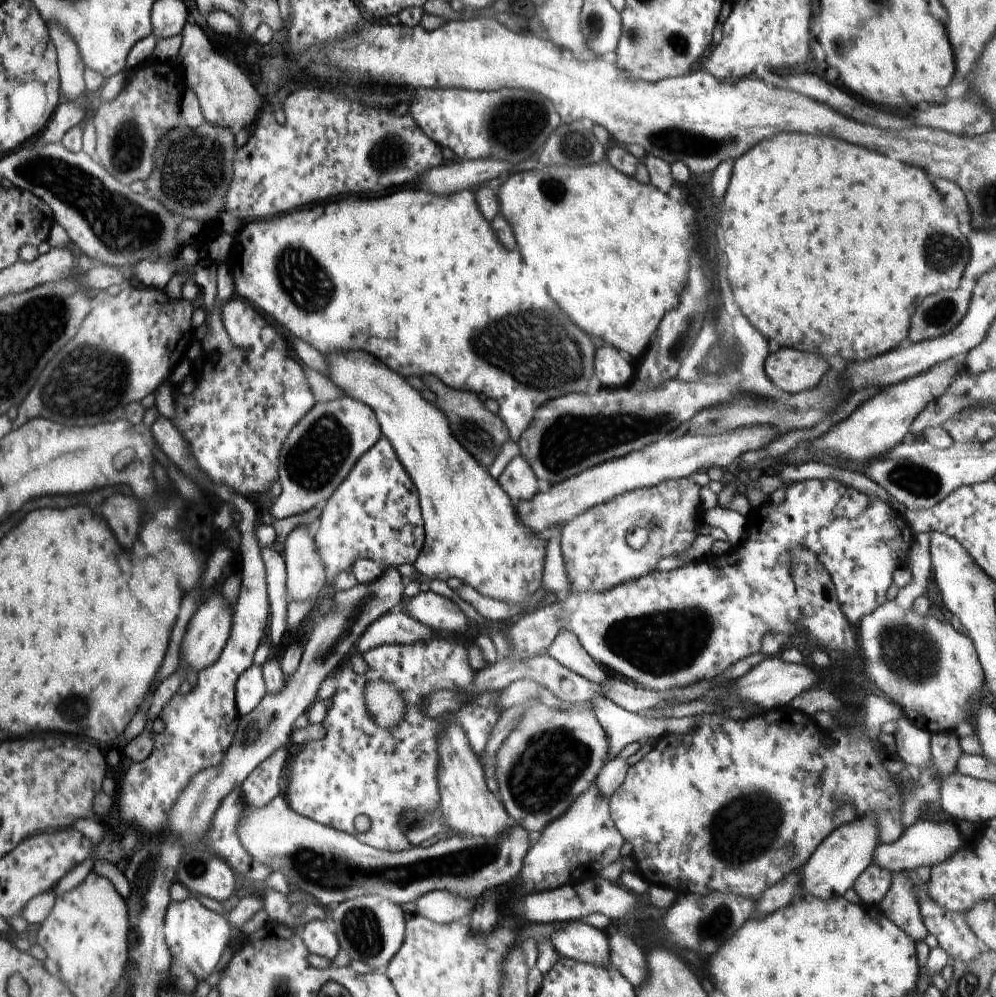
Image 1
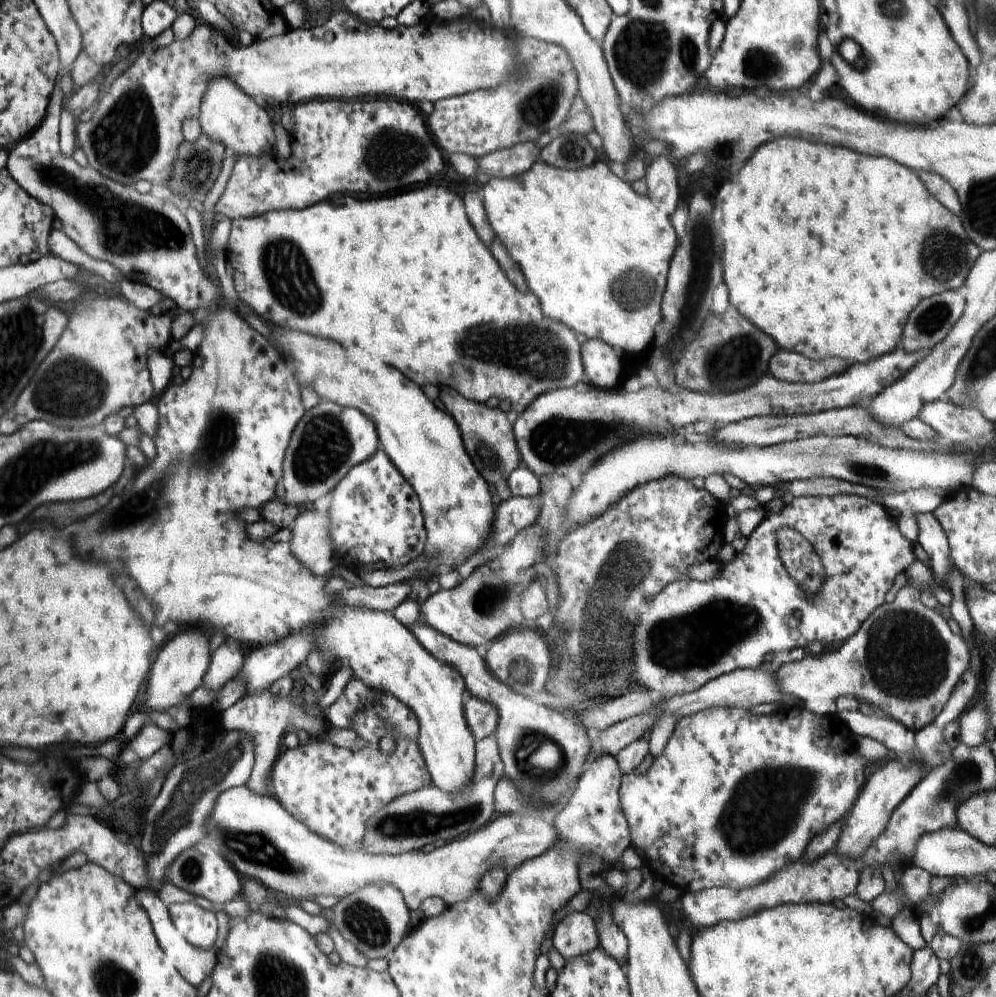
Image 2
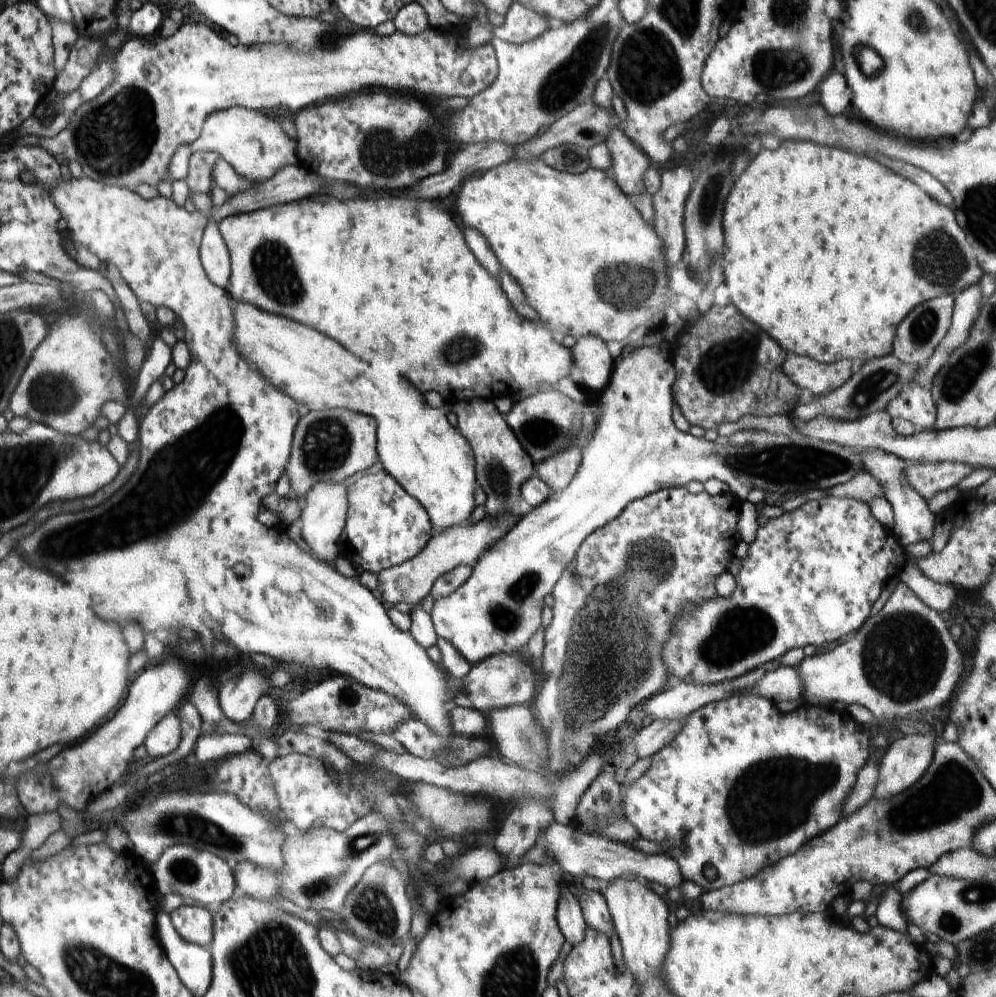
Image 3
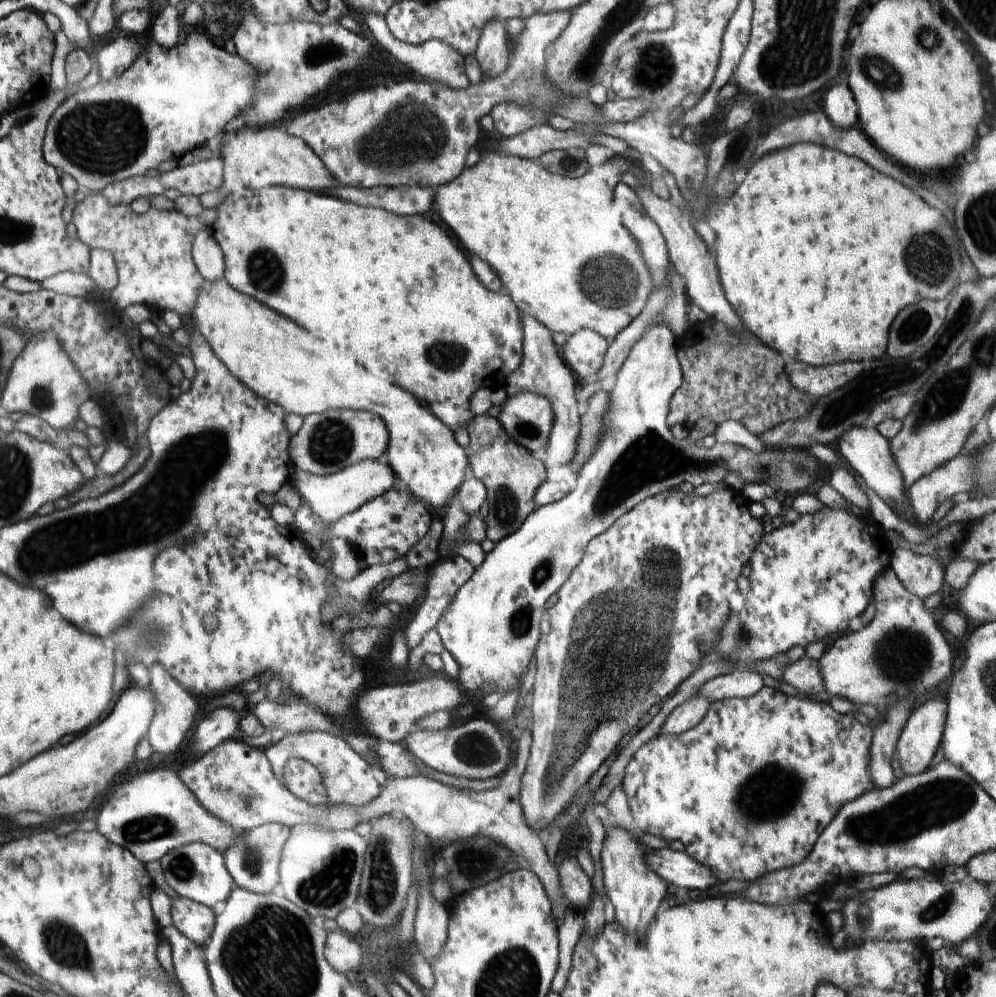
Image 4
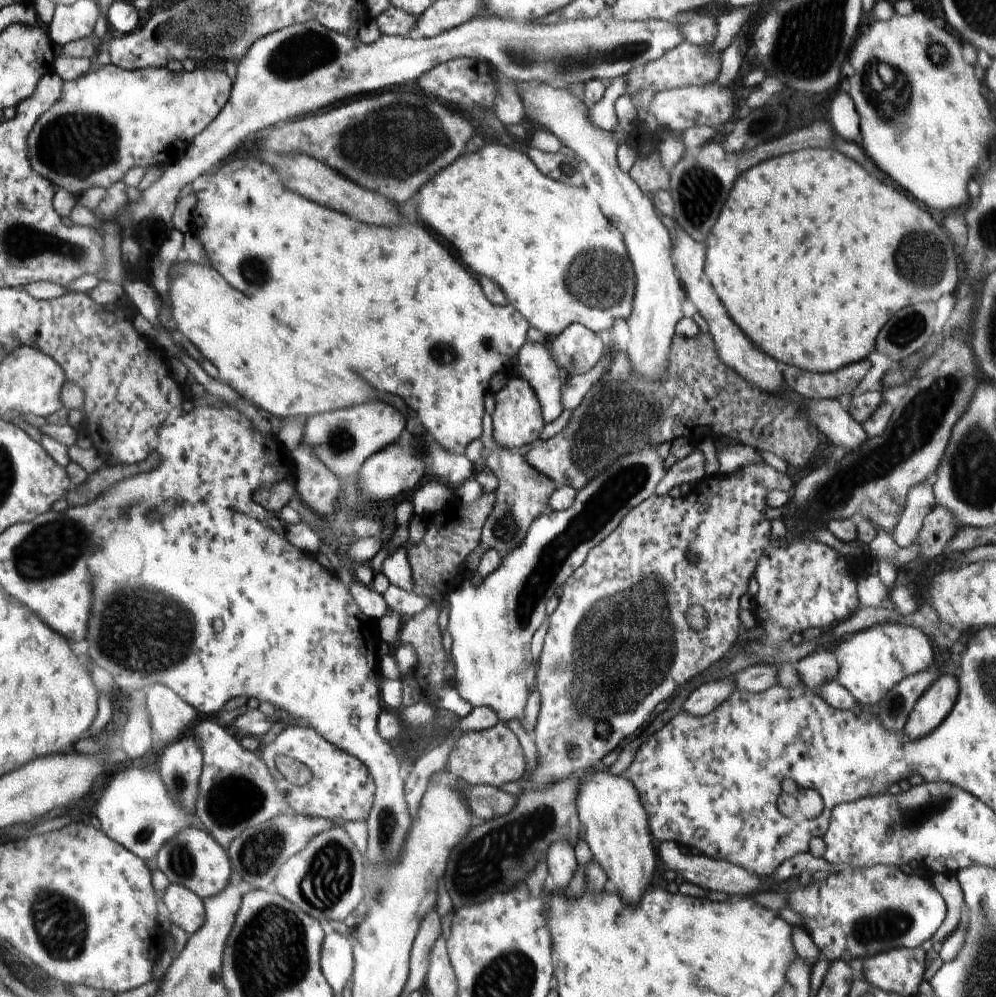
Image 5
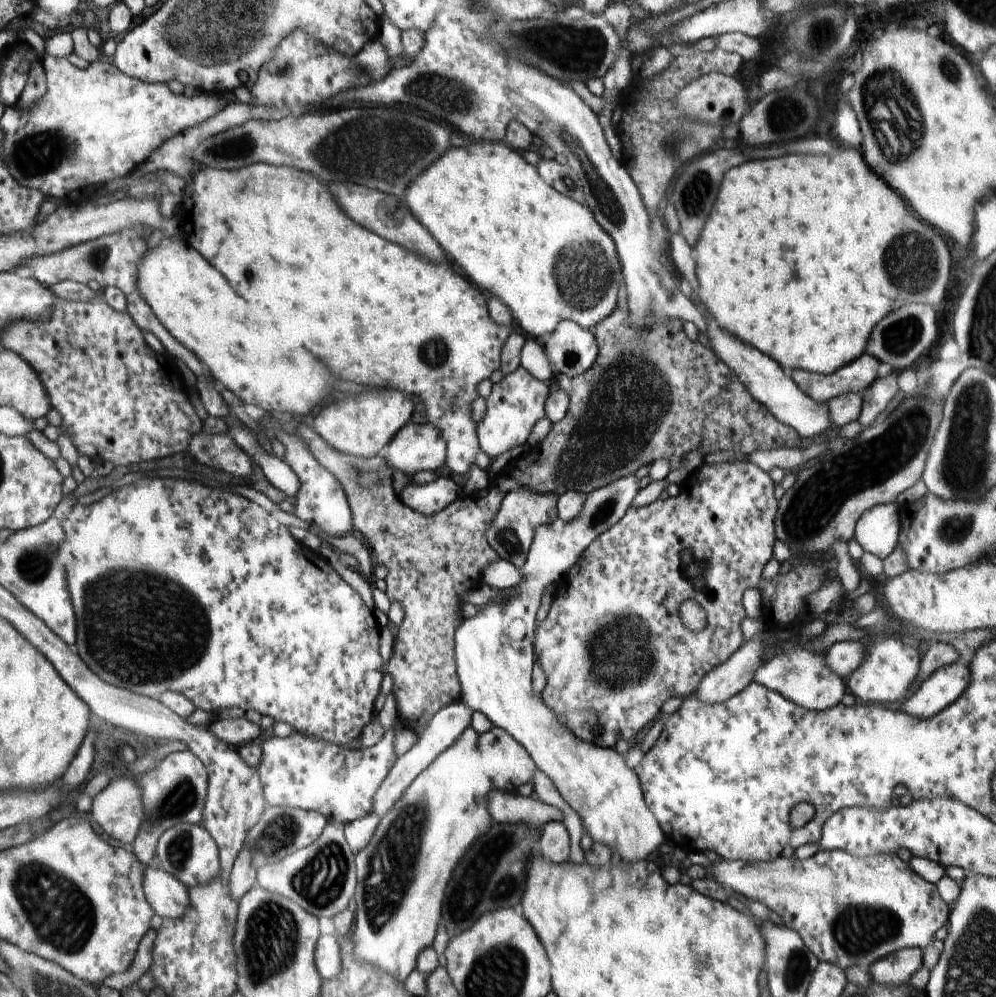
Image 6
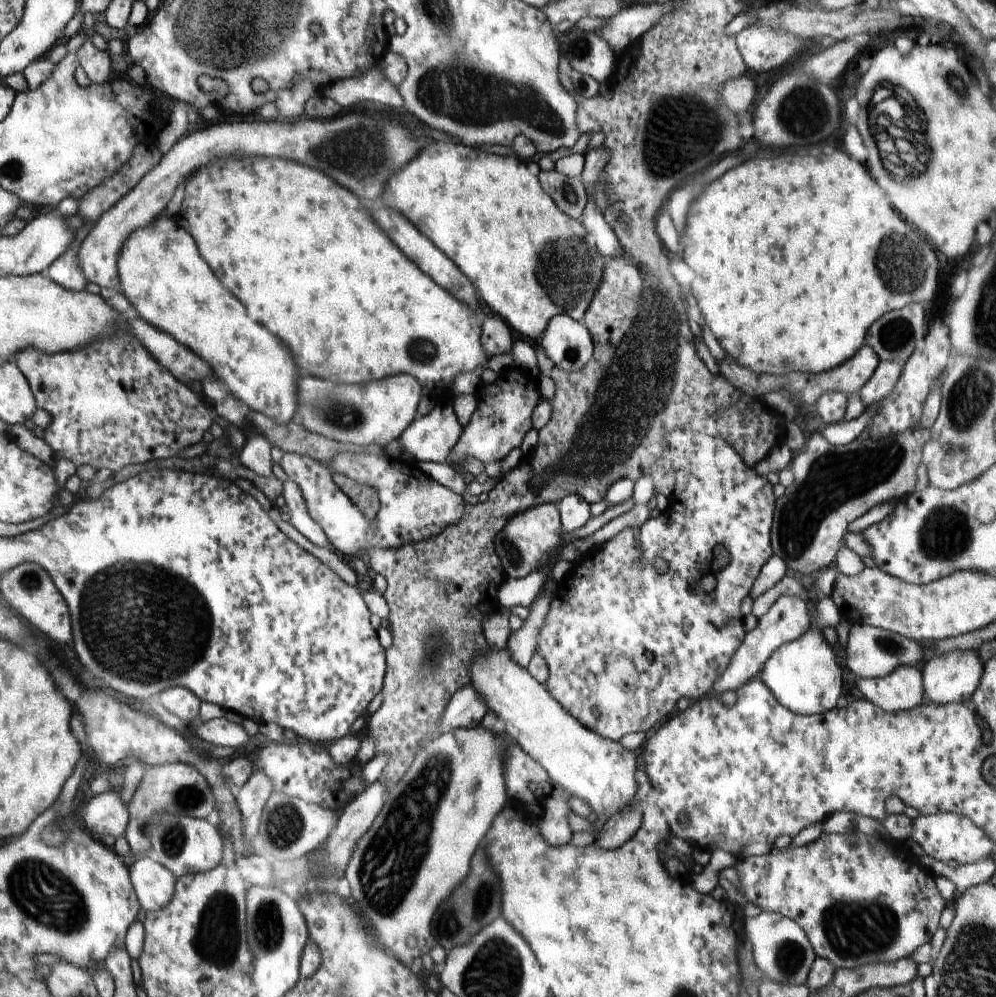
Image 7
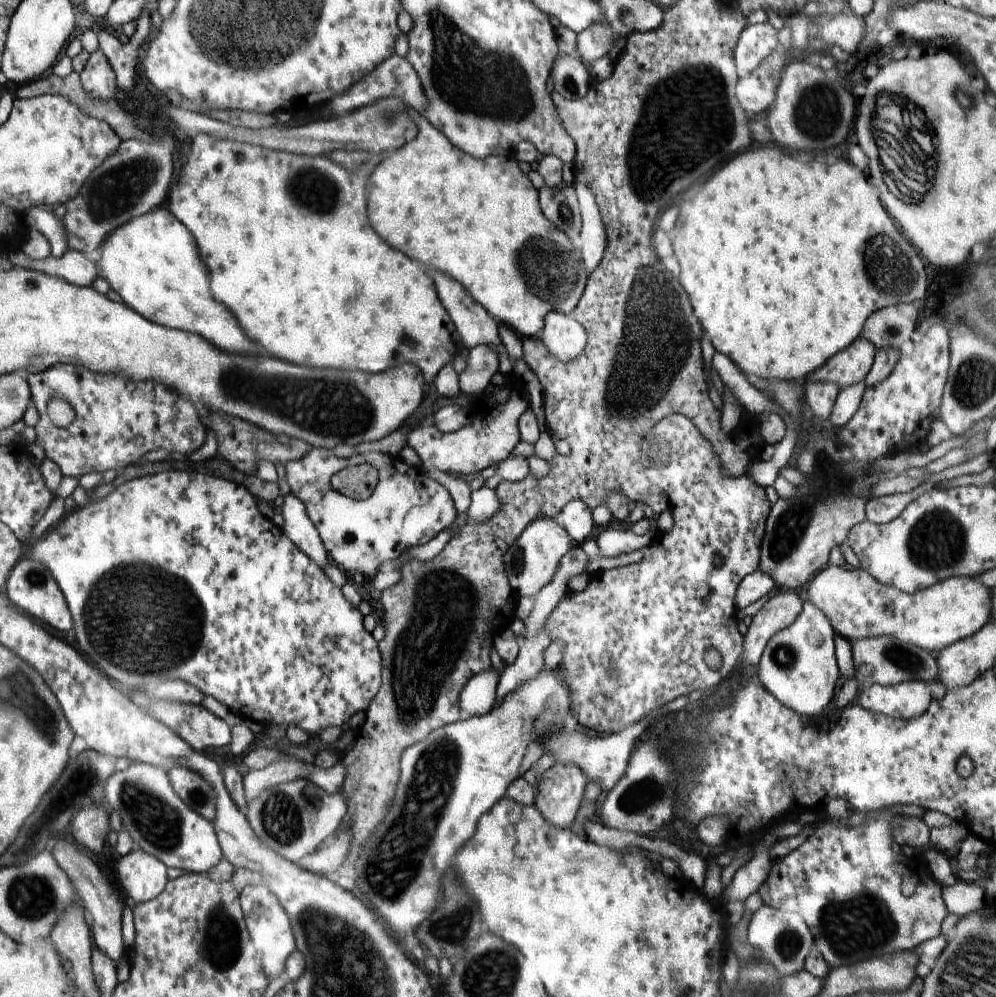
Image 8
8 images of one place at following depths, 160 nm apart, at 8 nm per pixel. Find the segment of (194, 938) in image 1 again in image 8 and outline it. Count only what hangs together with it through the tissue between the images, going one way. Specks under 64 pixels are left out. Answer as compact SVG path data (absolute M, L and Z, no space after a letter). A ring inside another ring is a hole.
M136 847L115 859L114 867L119 890L136 903L153 900L168 884L165 863Z

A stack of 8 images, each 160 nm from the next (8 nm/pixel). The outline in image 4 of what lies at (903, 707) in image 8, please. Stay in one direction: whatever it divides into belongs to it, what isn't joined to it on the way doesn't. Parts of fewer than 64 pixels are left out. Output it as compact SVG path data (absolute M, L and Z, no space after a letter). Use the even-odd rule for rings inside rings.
M890 569L882 571L874 578L872 604L876 605L876 614L860 631L850 631L840 637L834 645L824 651L819 658L819 667L823 674L825 690L832 695L849 698L855 703L875 706L887 710L894 700L914 695L916 698L925 692L934 692L936 686L948 674L952 674L952 651L942 634L942 629L936 625L932 612L924 608L923 600L906 590L896 573Z

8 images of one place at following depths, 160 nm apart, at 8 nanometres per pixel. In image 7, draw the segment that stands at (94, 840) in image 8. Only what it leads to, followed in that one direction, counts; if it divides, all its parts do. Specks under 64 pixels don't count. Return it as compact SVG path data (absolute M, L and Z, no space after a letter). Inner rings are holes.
M111 789L88 800L83 819L86 830L94 838L97 838L97 834L117 838L125 834L129 824L129 810L120 799L120 791Z

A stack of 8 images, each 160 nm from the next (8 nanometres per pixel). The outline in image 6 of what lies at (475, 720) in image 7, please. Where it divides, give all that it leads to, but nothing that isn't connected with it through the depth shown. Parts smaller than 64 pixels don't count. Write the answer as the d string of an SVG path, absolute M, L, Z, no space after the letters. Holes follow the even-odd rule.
M462 700L453 702L452 704L443 706L430 719L429 725L425 728L425 732L416 741L416 744L401 757L398 757L386 778L382 781L379 789L374 793L370 813L376 816L384 816L396 804L396 801L404 794L404 790L410 786L410 783L425 768L428 768L436 757L449 746L452 746L456 739L468 726L471 726L471 716L473 710Z

